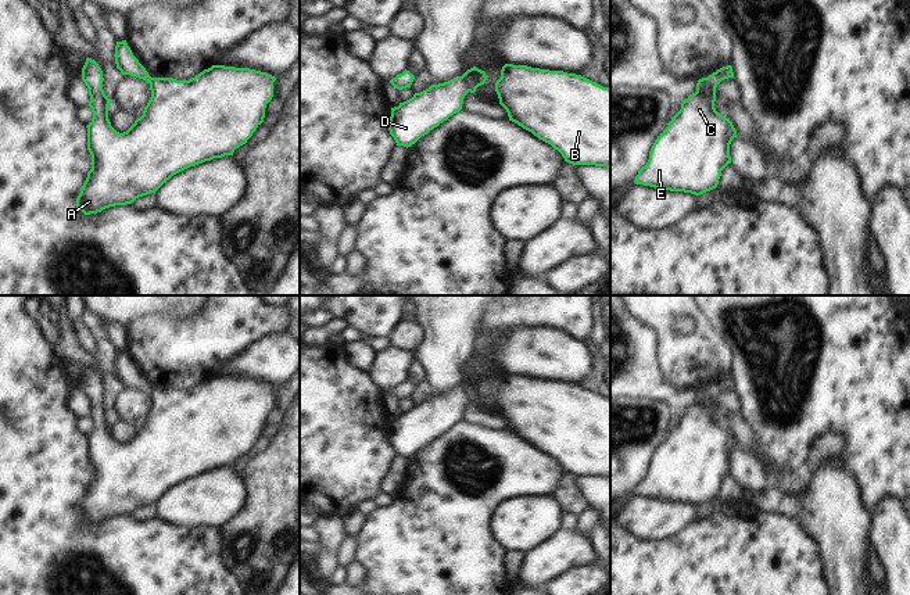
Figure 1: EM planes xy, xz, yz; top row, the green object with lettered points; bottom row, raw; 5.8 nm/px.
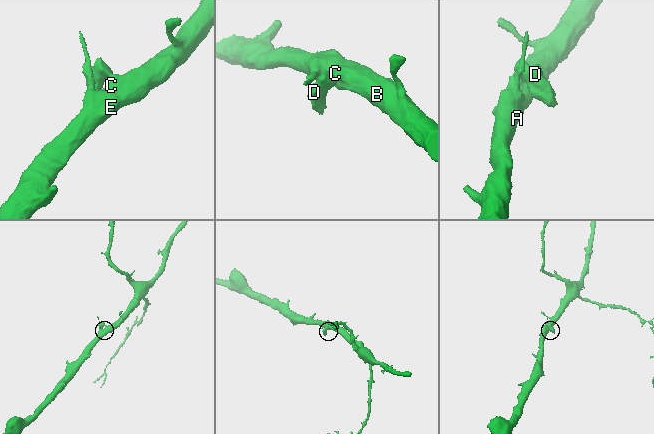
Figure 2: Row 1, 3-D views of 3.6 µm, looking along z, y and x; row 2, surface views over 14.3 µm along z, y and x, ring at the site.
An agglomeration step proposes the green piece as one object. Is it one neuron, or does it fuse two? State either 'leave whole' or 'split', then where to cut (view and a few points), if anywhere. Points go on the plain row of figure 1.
split | xz (461, 387), (469, 401)

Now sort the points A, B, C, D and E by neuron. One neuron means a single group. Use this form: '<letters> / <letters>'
A B C E / D

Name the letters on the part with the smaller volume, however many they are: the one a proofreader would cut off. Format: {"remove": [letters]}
{"remove": ["D"]}

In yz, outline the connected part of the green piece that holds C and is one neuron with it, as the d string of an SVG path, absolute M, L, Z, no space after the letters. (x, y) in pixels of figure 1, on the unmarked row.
M706 388L699 390L696 402L681 413L681 420L655 451L646 476L635 487L635 495L695 506L717 498L721 481L731 474L730 455L737 448L737 441L730 429L716 422L714 412L714 394Z

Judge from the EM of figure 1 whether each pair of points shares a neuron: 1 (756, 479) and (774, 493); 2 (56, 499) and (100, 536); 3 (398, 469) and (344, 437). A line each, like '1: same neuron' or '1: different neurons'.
1: different neurons
2: same neuron
3: different neurons

